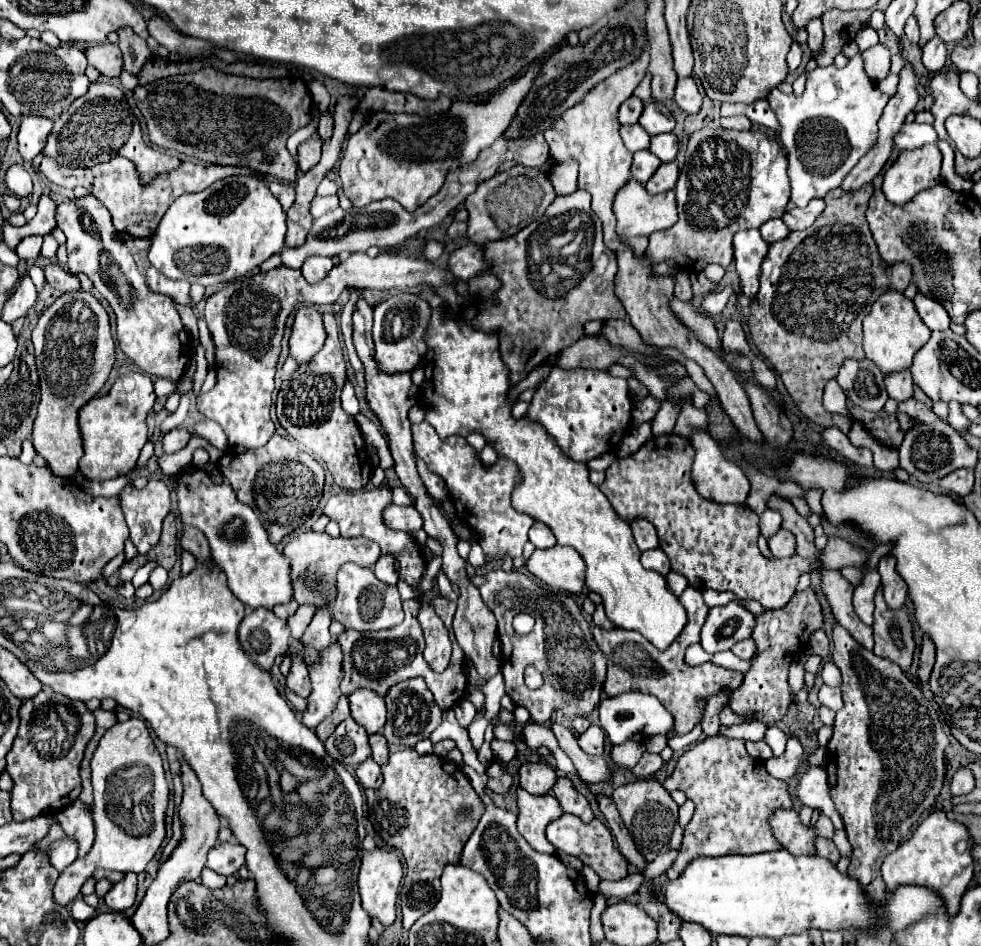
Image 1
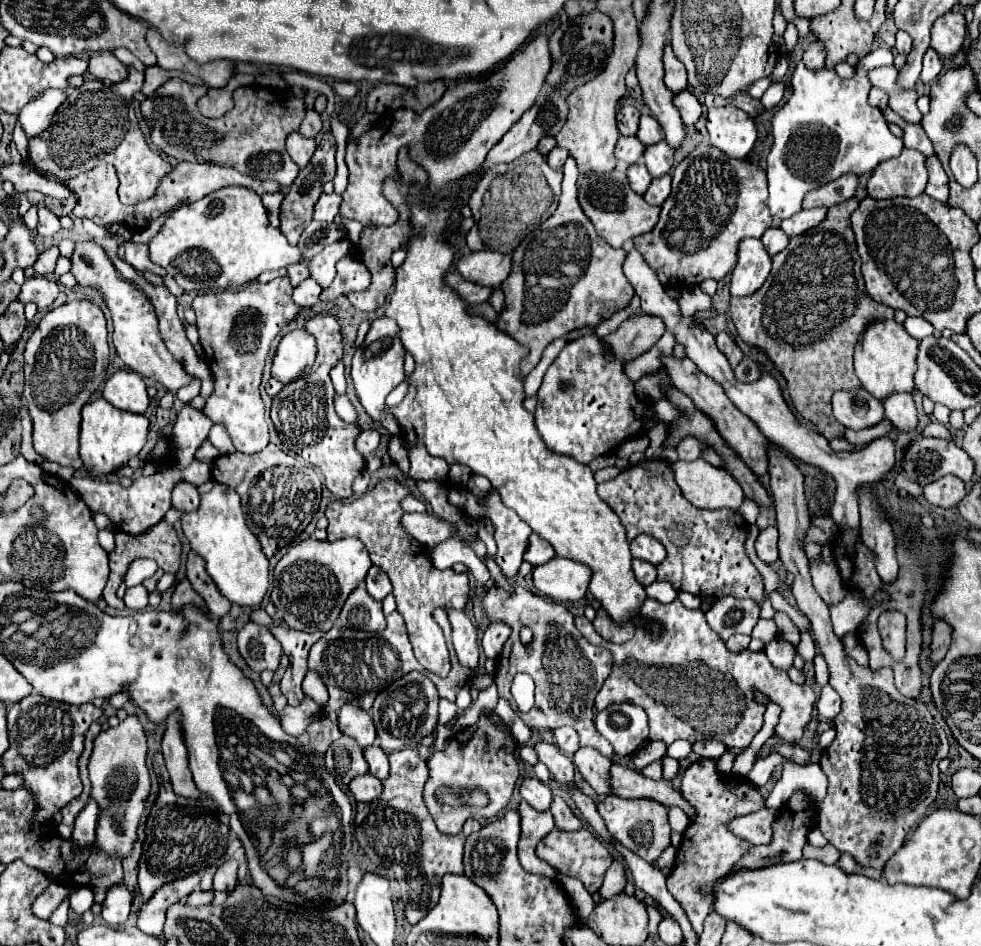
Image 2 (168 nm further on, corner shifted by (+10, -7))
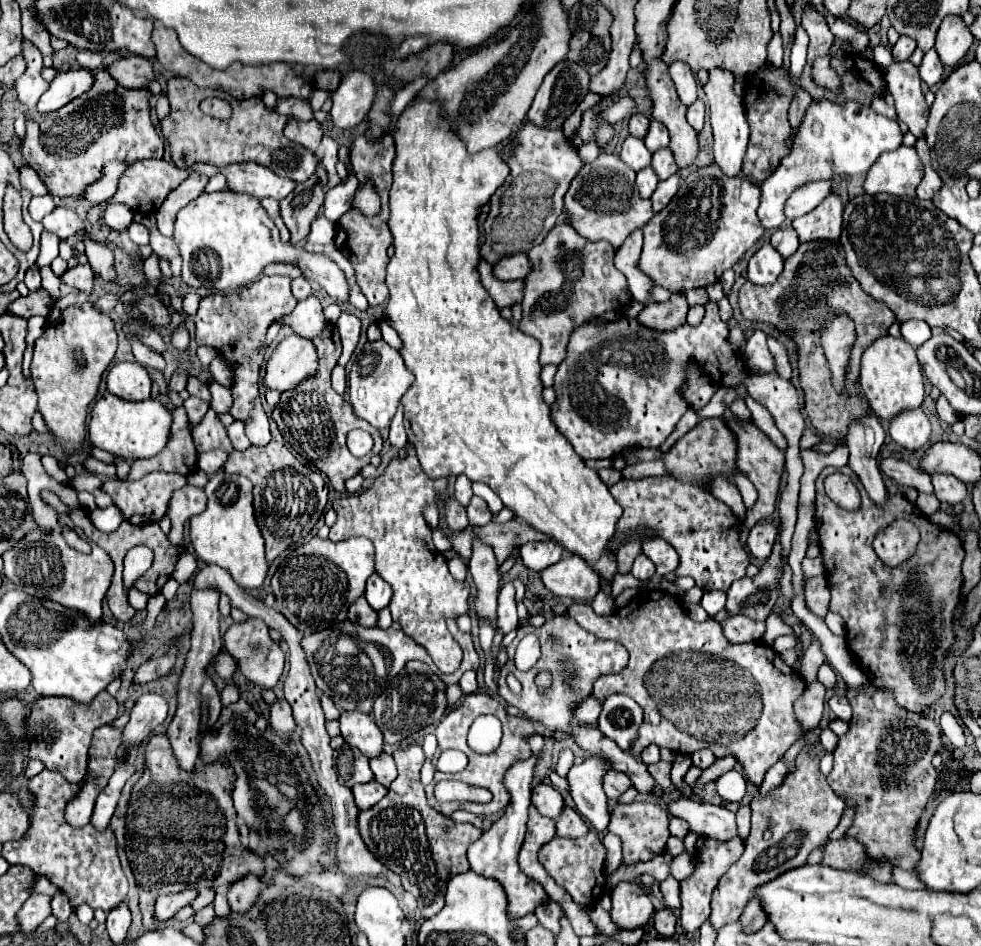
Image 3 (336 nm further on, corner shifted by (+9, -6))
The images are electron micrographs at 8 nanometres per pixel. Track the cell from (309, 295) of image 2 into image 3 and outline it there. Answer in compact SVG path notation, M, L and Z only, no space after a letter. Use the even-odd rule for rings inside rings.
M310 296L306 300L298 302L294 312L290 316L286 316L286 318L280 318L278 324L290 326L298 336L314 340L314 338L322 336L324 328L328 326L328 320L324 318L320 300L316 296Z

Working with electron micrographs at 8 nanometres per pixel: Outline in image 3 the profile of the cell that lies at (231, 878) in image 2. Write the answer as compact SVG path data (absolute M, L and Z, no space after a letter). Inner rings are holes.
M256 876L242 878L242 882L234 882L234 886L230 886L228 890L230 908L234 912L248 912L256 904L260 892L262 892L262 882Z

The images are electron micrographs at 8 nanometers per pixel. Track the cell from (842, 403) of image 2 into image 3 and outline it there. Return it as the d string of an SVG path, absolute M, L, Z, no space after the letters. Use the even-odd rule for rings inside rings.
M866 416L862 422L852 422L846 446L850 448L850 468L860 476L864 488L876 504L884 504L886 488L878 470L878 450L884 442L884 428L876 416Z

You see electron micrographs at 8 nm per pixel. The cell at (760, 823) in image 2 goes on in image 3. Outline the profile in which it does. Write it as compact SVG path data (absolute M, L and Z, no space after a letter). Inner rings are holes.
M680 798L668 806L672 816L678 816L690 824L690 830L710 836L714 840L726 842L738 836L736 832L735 814L722 806L700 804L692 798Z

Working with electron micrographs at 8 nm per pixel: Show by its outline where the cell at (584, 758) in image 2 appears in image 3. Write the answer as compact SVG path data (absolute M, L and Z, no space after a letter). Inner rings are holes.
M610 770L610 774L606 774L604 778L604 792L608 798L614 798L614 800L618 800L630 786L632 786L630 778L626 778L626 774L618 770Z

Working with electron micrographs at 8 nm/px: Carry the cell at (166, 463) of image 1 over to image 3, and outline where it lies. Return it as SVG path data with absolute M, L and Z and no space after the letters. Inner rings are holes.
M90 302L80 304L80 306L68 306L68 308L62 312L60 320L54 322L54 324L50 324L50 326L44 330L44 334L36 340L36 346L34 346L34 358L32 358L32 368L30 368L30 370L32 370L32 380L34 380L34 386L36 386L36 394L38 394L38 410L42 412L42 416L44 416L48 428L50 428L50 432L54 432L56 436L60 436L62 450L66 455L80 452L83 447L88 447L89 453L91 453L91 446L85 441L87 433L86 416L88 416L88 406L90 406L90 402L94 400L94 396L96 396L96 392L98 392L98 386L100 386L100 380L102 380L104 370L106 370L108 364L114 360L116 348L118 348L118 340L116 340L116 330L114 330L114 322L112 322L112 318L110 318L108 314L104 314L104 312L98 312Z

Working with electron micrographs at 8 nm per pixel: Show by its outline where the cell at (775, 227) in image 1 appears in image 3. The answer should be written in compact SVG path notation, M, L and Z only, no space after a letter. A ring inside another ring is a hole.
M776 230L770 238L772 246L784 256L788 258L790 254L794 254L800 246L800 240L798 240L798 234L794 230Z

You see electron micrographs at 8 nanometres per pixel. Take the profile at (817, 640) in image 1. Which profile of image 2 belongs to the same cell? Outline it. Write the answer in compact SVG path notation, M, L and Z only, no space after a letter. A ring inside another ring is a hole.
M821 654L815 656L815 681L819 685L827 685L829 681L829 671L827 671L827 663Z

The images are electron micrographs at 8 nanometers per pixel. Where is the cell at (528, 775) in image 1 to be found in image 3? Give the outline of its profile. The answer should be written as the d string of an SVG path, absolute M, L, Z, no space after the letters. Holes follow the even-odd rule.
M538 784L532 790L532 804L536 806L536 810L552 820L556 820L564 808L564 800L562 794L558 790L554 790L548 784Z

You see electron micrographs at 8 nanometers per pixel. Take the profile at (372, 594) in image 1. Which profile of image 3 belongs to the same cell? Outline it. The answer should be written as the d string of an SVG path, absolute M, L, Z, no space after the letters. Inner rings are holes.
M362 596L362 598L358 598L358 602L354 602L354 606L350 606L348 620L352 624L364 626L364 628L372 628L378 622L378 614L376 614L376 610L370 608L370 604L366 602L366 598Z

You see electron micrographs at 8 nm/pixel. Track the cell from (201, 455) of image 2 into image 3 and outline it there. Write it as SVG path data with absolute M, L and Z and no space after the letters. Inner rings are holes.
M212 408L192 428L192 438L194 438L194 444L196 444L198 452L208 452L208 450L216 450L216 448L226 450L226 452L232 452L234 450L232 444L230 444L226 426L220 422L218 414Z

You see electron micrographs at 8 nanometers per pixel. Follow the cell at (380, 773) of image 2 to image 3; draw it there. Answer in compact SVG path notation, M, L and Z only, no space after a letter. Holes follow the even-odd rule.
M384 752L378 758L372 758L370 766L372 766L376 782L380 782L382 786L390 786L394 782L394 778L396 778L396 764L394 764L394 758L390 754Z

